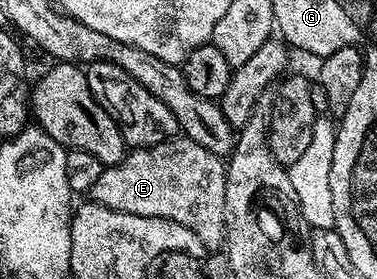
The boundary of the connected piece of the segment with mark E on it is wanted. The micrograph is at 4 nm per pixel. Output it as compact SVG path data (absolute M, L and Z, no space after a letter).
M174 137L154 147L139 147L130 150L125 158L99 173L99 181L91 185L87 195L92 202L107 209L119 209L123 213L135 213L139 217L170 219L197 234L206 247L217 249L226 242L225 237L225 168L222 156L203 149L195 141Z

